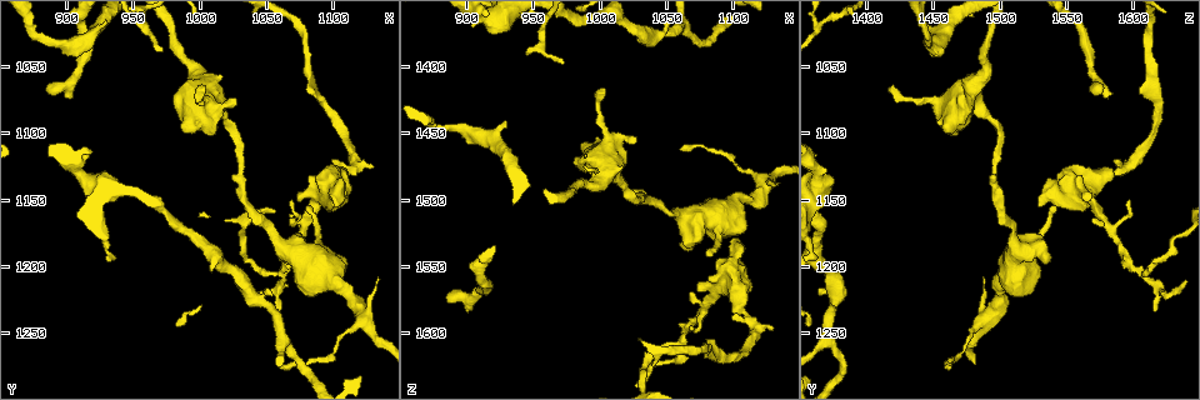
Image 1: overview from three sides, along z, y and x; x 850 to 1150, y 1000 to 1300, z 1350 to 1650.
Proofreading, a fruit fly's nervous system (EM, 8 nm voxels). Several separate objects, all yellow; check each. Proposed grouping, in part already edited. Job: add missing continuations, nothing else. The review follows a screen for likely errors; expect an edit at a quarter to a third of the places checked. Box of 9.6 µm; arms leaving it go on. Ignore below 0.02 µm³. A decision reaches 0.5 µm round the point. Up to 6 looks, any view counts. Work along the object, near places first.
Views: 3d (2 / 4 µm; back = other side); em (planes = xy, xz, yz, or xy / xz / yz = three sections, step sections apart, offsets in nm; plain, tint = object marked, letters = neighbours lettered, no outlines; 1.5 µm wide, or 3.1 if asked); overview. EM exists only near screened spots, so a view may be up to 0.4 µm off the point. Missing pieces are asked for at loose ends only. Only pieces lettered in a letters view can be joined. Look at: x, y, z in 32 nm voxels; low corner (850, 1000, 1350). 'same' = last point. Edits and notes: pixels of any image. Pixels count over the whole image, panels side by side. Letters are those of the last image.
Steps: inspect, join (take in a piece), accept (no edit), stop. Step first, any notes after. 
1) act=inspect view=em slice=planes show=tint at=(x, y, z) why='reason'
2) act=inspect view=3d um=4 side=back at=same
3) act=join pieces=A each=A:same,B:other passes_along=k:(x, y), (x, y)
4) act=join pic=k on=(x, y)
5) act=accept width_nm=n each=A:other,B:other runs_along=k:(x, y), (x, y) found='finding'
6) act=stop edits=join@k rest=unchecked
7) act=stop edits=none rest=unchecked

act=inspect view=3d um=4 at=(1068, 1150, 1594) why='branch stops here'

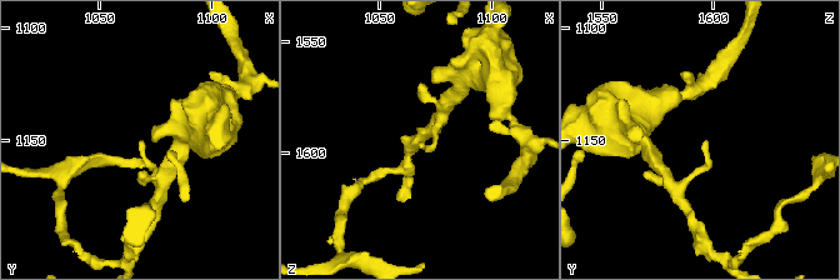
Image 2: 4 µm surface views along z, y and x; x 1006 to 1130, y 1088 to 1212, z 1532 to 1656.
act=inspect view=em slice=xy step=4 show=letters at=(1068, 1151, 1595)

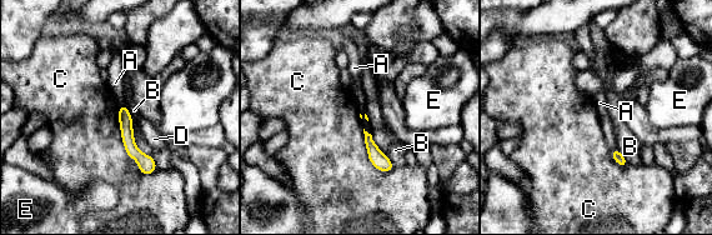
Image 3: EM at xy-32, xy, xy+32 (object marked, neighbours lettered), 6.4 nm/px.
act=accept longest_contact=C:340nm each=A:other,B:other,C:other,D:other,E:other found='none of them fits'

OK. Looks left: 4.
act=inspect view=em slice=xy step=4 show=tint at=(1060, 1234, 1618) why='an open end'

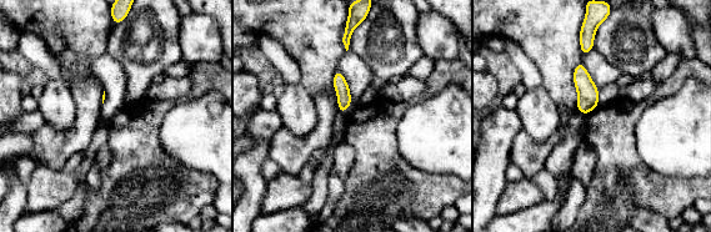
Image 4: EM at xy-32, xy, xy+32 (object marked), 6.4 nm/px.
act=inspect view=em slice=planes show=letters at=same why='cut it another way'

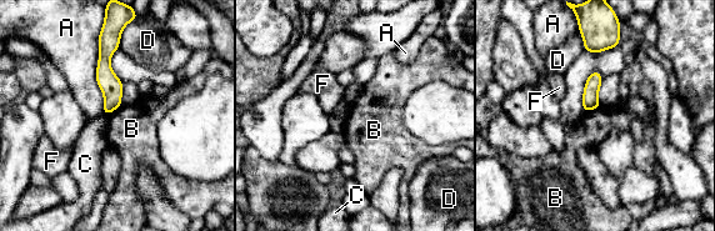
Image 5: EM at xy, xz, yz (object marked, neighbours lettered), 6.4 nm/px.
act=accept width_nm=110 each=A:other,B:other,C:other,D:other,F:other border=5:(600, 105), (584, 111) found='none of them fits'

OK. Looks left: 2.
act=inspect view=em slice=planes show=letters at=(904, 1076, 1584) why='branch stops here'

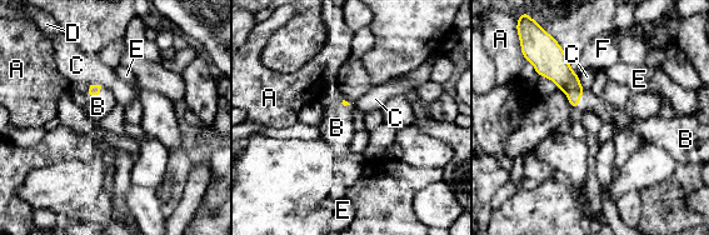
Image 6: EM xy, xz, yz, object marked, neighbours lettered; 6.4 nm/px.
act=join pieces=B longest_contact=B:130nm each=A:other,B:same,C:other,D:other,E:other,F:other found='it goes on there'

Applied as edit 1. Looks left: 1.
act=stop edits=join@6 rest=unchecked

